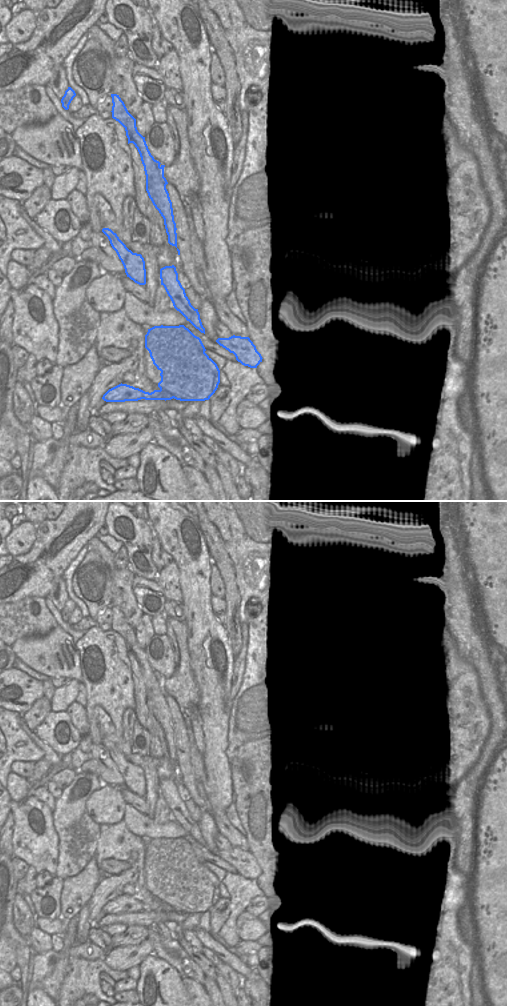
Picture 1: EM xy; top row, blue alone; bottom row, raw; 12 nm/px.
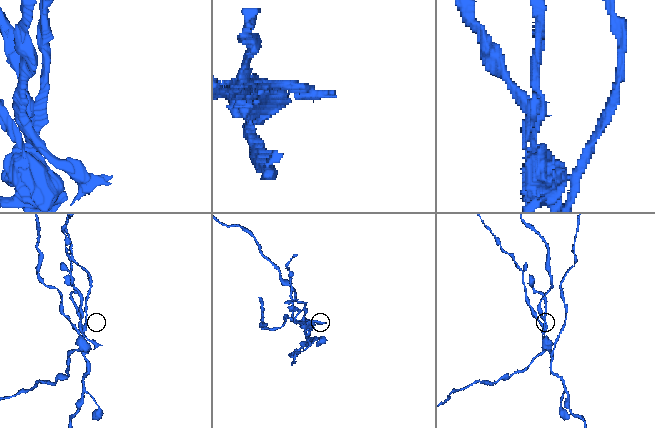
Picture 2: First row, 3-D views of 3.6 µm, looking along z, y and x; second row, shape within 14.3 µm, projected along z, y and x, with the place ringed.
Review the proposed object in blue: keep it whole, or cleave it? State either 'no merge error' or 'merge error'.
merge error

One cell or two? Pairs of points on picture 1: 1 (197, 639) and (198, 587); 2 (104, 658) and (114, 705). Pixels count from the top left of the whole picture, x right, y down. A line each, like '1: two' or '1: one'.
1: one
2: one

